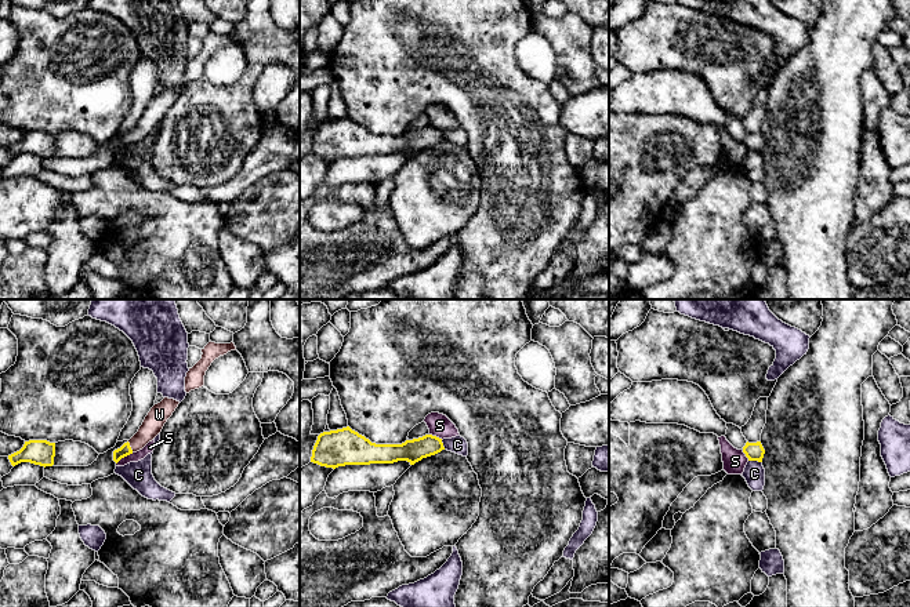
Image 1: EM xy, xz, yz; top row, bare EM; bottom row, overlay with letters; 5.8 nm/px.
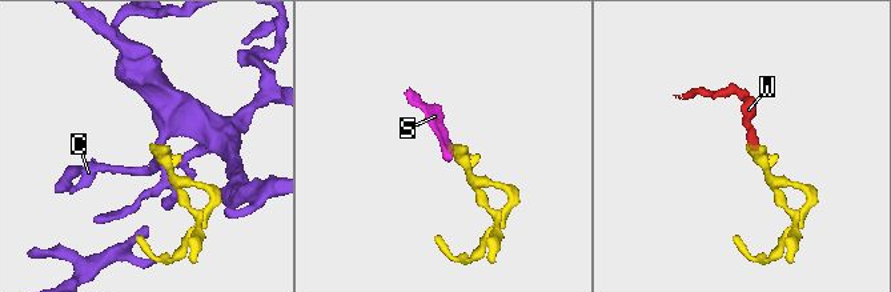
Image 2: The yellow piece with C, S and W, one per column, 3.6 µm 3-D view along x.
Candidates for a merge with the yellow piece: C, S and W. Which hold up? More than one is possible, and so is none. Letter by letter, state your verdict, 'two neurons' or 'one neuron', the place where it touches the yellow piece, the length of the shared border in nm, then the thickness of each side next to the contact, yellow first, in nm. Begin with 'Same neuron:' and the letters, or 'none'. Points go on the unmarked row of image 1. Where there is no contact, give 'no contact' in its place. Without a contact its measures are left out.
Same neuron: W
C: two neurons | yz (756, 151) | 80 nm | 110/130 nm
S: two neurons | xy (124, 146) | 120 nm | 70/60 nm
W: one neuron | xy (130, 138) | 70 nm | 70/120 nm

